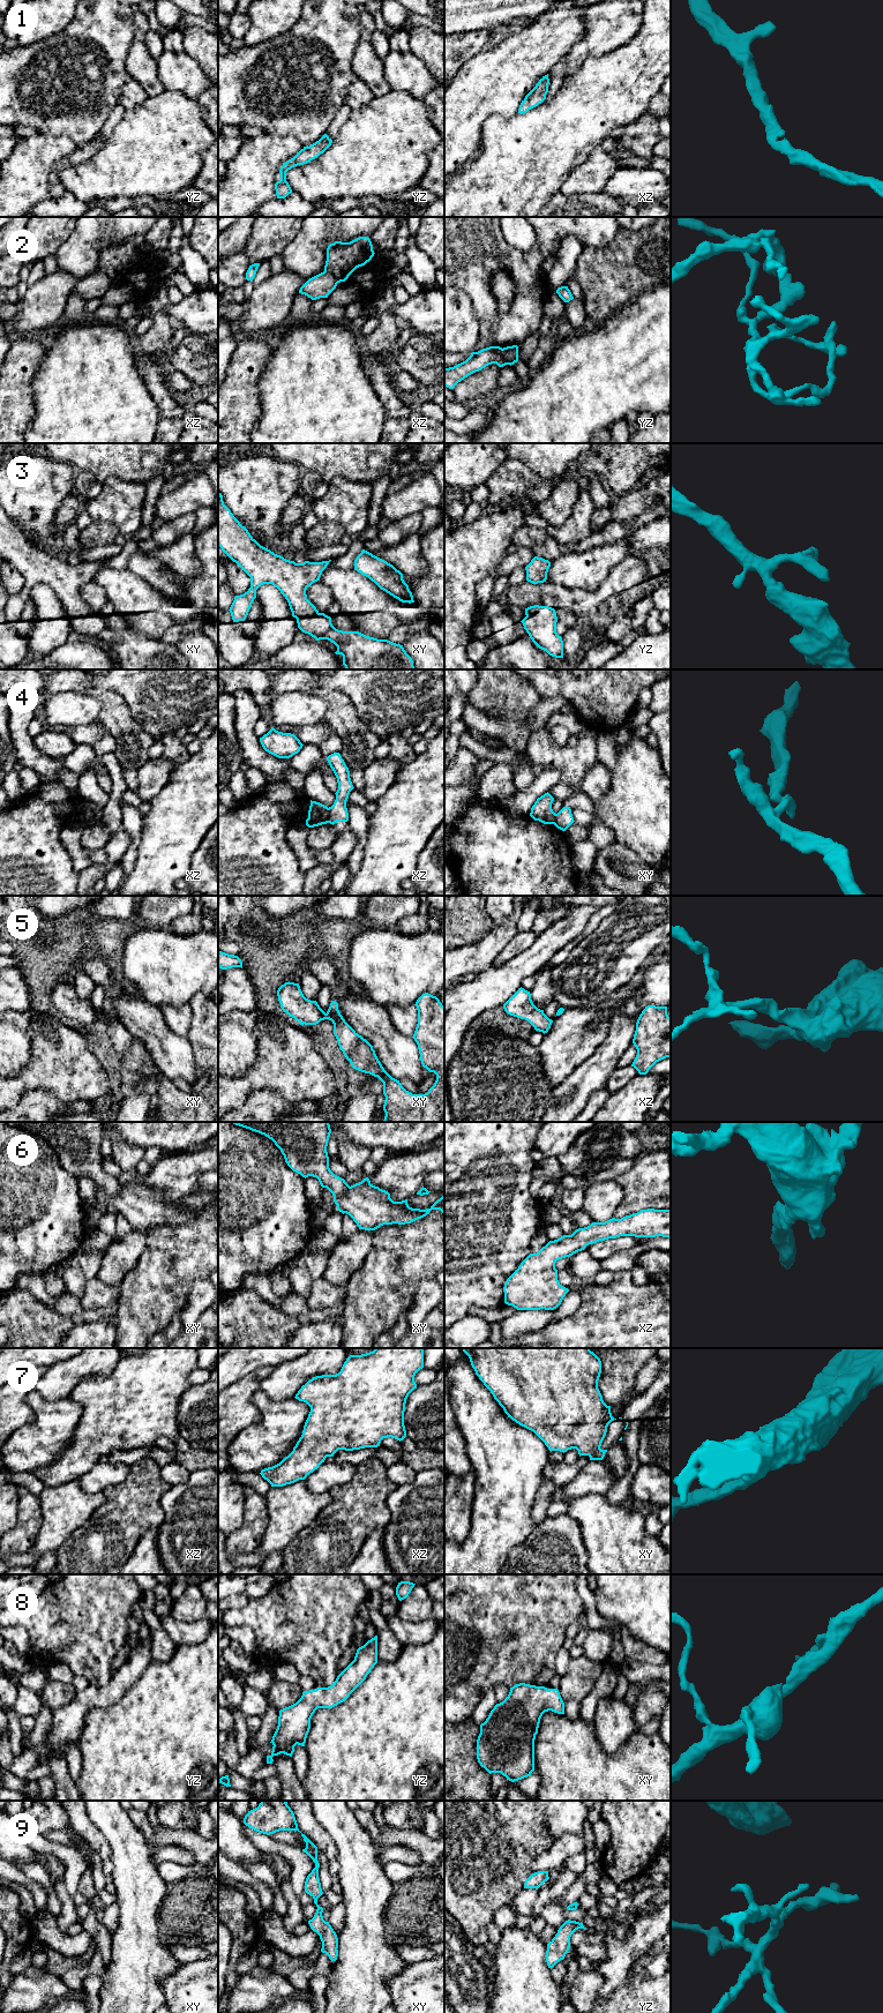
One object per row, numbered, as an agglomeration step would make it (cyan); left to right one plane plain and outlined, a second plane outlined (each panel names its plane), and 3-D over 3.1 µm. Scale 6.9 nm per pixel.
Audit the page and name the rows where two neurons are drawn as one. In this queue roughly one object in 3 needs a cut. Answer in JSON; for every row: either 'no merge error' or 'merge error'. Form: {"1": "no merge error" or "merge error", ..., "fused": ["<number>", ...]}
{"1": "no merge error", "2": "merge error", "3": "no merge error", "4": "merge error", "5": "no merge error", "6": "no merge error", "7": "no merge error", "8": "no merge error", "9": "no merge error", "fused": ["2", "4"]}

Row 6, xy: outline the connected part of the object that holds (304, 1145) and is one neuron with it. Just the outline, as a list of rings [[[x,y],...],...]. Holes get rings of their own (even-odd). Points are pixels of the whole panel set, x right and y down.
[[[232,1122],[235,1125],[264,1135],[280,1150],[287,1166],[302,1177],[316,1177],[322,1188],[327,1188],[334,1196],[337,1210],[349,1214],[359,1229],[375,1230],[383,1225],[411,1223],[429,1214],[432,1210],[440,1210],[444,1214],[444,1195],[429,1208],[412,1208],[407,1199],[394,1202],[390,1193],[371,1183],[366,1177],[361,1182],[349,1185],[344,1178],[335,1175],[329,1168],[327,1152],[328,1140],[331,1133],[329,1122]]]

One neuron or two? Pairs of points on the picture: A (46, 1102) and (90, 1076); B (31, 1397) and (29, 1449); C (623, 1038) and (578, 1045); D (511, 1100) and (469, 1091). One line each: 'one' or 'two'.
A: two
B: one
C: two
D: one

